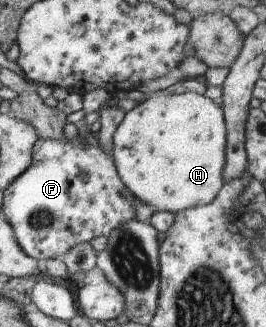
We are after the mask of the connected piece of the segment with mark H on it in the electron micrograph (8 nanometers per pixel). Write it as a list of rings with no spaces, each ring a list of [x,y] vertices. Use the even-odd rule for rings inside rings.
[[[188,92],[169,95],[161,93],[149,97],[133,107],[113,135],[113,163],[119,179],[133,196],[155,212],[177,215],[189,207],[201,207],[215,201],[223,185],[223,165],[227,149],[227,129],[223,109],[216,100]]]

